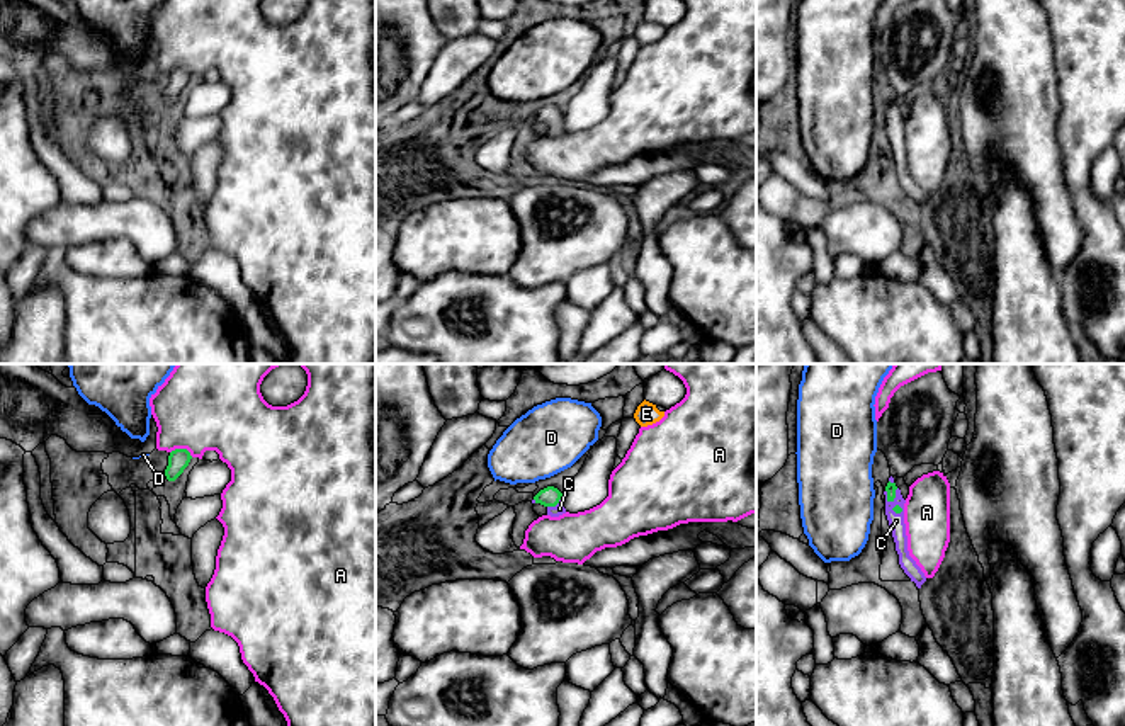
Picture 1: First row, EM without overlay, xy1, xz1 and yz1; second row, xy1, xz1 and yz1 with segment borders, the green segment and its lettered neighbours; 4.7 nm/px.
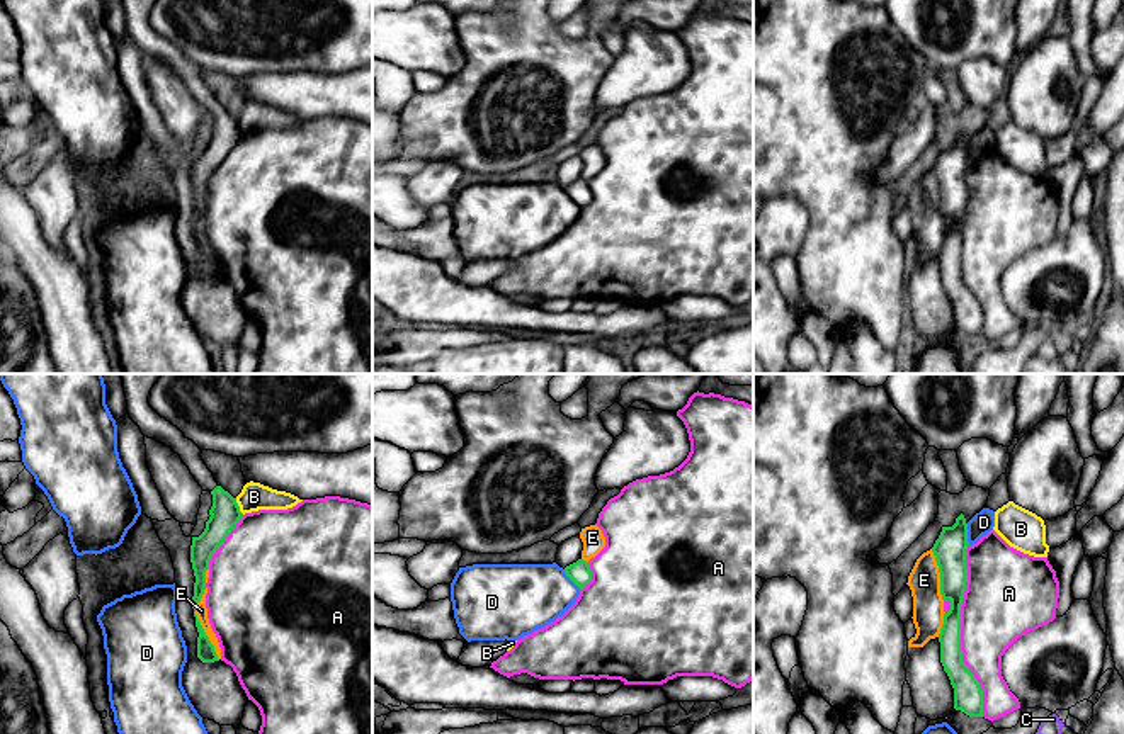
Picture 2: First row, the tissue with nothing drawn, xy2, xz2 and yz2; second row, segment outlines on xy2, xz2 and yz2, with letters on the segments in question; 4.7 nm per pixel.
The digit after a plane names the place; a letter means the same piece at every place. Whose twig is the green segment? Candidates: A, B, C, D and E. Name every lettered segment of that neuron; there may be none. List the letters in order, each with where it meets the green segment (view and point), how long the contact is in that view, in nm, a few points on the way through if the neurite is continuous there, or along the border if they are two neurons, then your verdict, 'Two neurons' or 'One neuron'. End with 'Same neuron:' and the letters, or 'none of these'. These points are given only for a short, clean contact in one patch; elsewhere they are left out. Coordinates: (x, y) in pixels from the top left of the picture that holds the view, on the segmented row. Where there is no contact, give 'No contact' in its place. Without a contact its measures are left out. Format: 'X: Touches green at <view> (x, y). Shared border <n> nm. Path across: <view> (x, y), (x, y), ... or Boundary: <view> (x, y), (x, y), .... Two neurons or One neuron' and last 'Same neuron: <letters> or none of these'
A: Touches green at yz2 (959, 631). Shared border 800 nm. Two neurons
B: Touches green at xy2 (238, 507). Shared border 90 nm. Boundary: xy2 (235, 498), (244, 513). Two neurons
C: Touches green at xz1 (556, 504). Shared border 90 nm. Path across: xz1 (549, 497), (556, 504), (559, 509). One neuron
D: Touches green at yz2 (966, 534). Shared border 110 nm. Two neurons
E: Touches green at xy2 (199, 624). Shared border 360 nm. Two neurons
Same neuron: C

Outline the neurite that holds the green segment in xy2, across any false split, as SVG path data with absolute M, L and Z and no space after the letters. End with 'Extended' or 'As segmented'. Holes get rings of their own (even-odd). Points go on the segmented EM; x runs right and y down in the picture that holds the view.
M121 374L122 387L128 401L128 415L129 418L139 426L141 433L148 438L153 438L167 447L170 447L175 454L180 455L182 462L189 467L190 474L196 477L202 491L209 491L213 494L213 506L209 510L209 520L206 522L206 528L199 537L192 537L190 545L190 562L196 576L194 583L194 596L192 596L192 608L196 617L196 627L199 632L197 637L197 658L202 663L214 663L219 661L218 654L214 651L214 646L211 644L209 637L206 635L197 615L196 607L201 601L204 590L206 590L206 571L209 569L209 561L213 554L218 550L218 547L224 542L224 539L230 535L230 532L235 528L235 525L241 518L240 506L236 503L236 498L233 498L228 491L224 491L214 479L213 472L204 464L201 454L202 450L189 438L184 437L184 433L173 426L170 421L162 418L148 403L148 396L155 382L162 377L162 374Z. Extended

